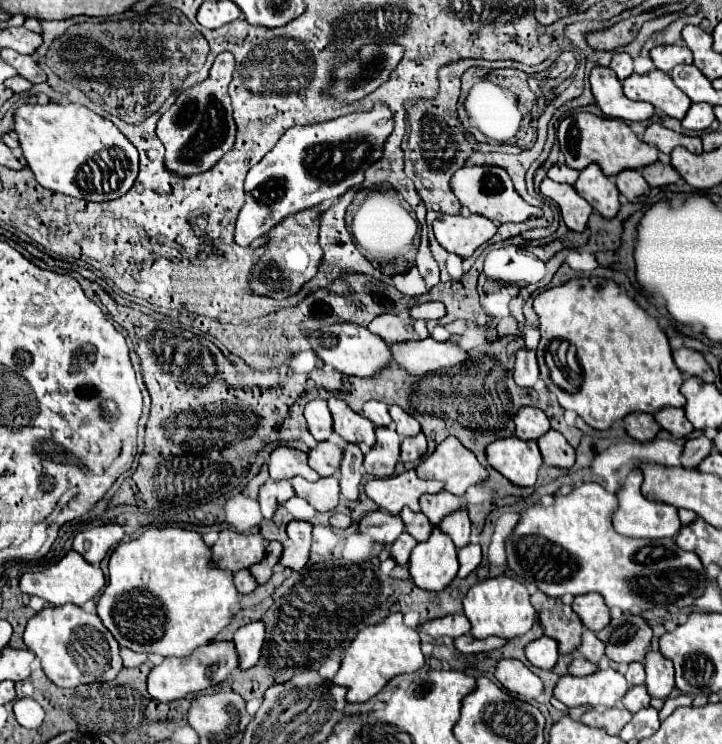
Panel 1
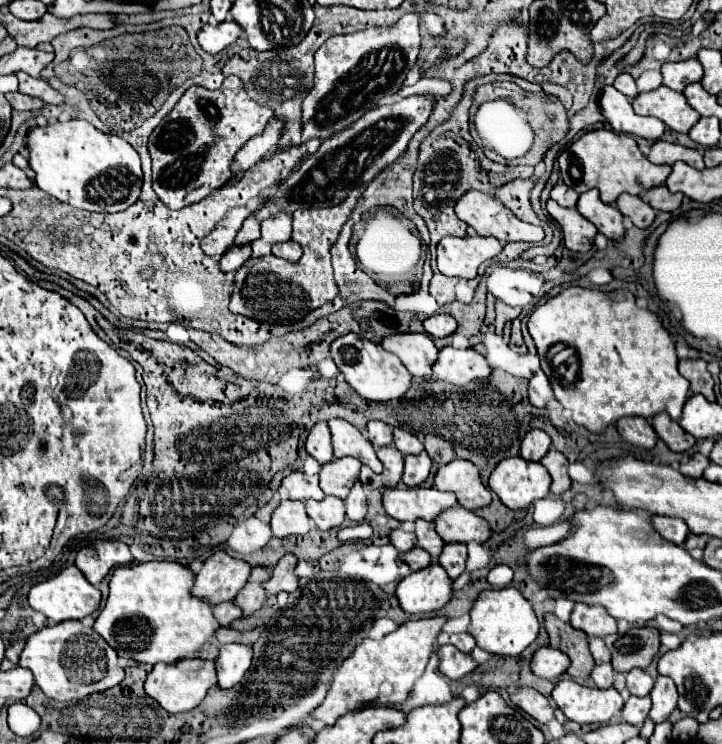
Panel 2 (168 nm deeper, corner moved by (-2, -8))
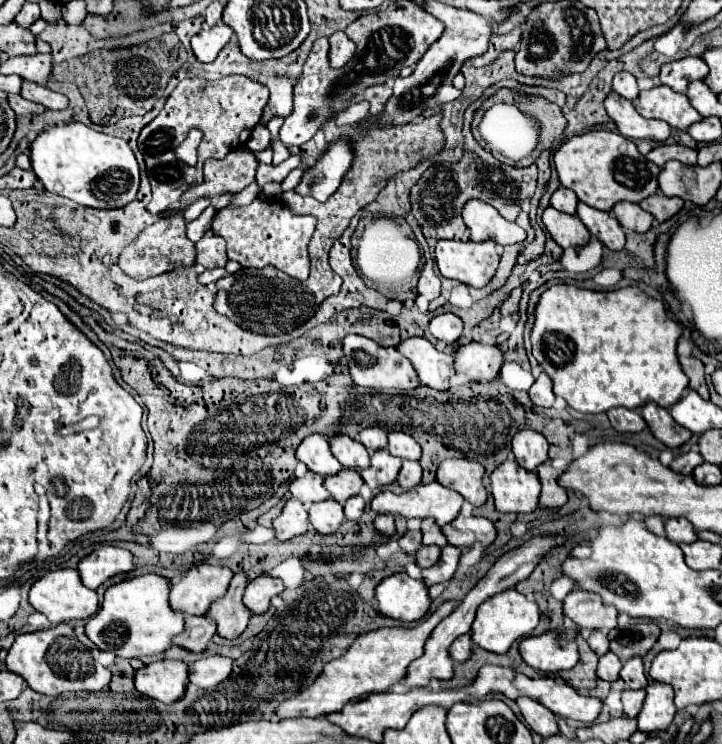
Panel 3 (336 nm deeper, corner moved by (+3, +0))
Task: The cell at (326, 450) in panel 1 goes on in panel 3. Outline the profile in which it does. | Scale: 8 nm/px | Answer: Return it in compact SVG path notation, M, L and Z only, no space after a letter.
M342 469L332 477L324 477L324 487L328 489L330 497L338 503L344 503L348 497L360 493L362 477L354 469Z

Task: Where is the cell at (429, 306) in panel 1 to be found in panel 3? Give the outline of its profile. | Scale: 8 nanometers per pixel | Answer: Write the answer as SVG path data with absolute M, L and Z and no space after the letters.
M454 313L434 315L428 325L430 333L442 343L454 343L462 335L462 319Z

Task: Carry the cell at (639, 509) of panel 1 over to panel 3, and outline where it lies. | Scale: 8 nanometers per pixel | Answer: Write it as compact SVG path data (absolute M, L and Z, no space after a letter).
M684 517L666 519L664 529L666 529L666 537L674 543L692 543L692 541L696 541L696 533L692 529L692 523L684 521Z

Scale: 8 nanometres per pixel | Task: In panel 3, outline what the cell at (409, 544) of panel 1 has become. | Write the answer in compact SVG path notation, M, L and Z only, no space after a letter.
M422 545L414 555L418 567L430 567L438 561L438 557L440 557L440 547L432 547L432 545Z

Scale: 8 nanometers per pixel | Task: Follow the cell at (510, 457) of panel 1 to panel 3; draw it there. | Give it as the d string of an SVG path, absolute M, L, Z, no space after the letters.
M508 459L490 473L490 487L498 511L530 513L538 507L542 485L536 477L536 471L528 471L514 459Z

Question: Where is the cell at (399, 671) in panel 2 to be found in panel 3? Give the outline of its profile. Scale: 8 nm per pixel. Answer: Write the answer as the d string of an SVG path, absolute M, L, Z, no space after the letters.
M450 601L442 603L432 615L426 619L420 619L412 627L382 627L370 633L362 633L356 637L356 641L348 647L348 651L340 657L324 665L324 671L320 677L300 695L284 701L276 713L282 719L288 717L322 717L326 713L340 711L344 703L360 699L368 693L384 693L394 683L406 677L408 665L418 659L424 653L424 643L430 637L432 629L452 613L454 605Z

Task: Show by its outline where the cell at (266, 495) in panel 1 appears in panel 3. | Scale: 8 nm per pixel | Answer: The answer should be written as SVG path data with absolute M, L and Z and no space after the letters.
M288 499L282 513L272 521L274 531L276 531L276 539L286 541L292 539L296 535L302 535L310 529L310 521L308 521L308 513L304 509L304 505L296 499Z

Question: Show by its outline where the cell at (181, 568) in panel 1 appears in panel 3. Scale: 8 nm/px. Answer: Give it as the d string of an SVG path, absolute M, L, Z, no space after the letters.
M146 573L128 577L110 585L104 593L102 607L86 623L86 635L102 651L114 651L118 657L160 655L172 647L172 639L184 631L184 615L176 613L168 601L170 579Z

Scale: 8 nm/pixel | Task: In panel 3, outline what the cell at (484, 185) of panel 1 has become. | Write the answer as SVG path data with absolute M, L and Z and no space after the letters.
M480 199L466 201L462 209L462 219L470 229L472 241L492 239L500 245L512 245L526 239L526 231L522 227L506 221L496 209L492 209L492 205L486 205Z

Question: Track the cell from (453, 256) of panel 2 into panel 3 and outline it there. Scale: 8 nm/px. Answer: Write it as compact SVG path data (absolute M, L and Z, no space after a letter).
M448 241L436 243L436 263L444 277L472 287L484 287L498 267L494 241Z

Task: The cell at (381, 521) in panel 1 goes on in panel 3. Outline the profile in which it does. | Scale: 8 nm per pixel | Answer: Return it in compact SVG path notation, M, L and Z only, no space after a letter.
M406 531L398 543L406 553L416 553L418 547L422 545L422 535L418 531Z

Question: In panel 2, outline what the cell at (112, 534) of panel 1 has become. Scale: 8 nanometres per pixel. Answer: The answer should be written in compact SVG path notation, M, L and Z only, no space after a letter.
M101 541L93 547L83 547L75 559L75 565L91 585L99 585L111 569L131 563L133 555L121 541Z

